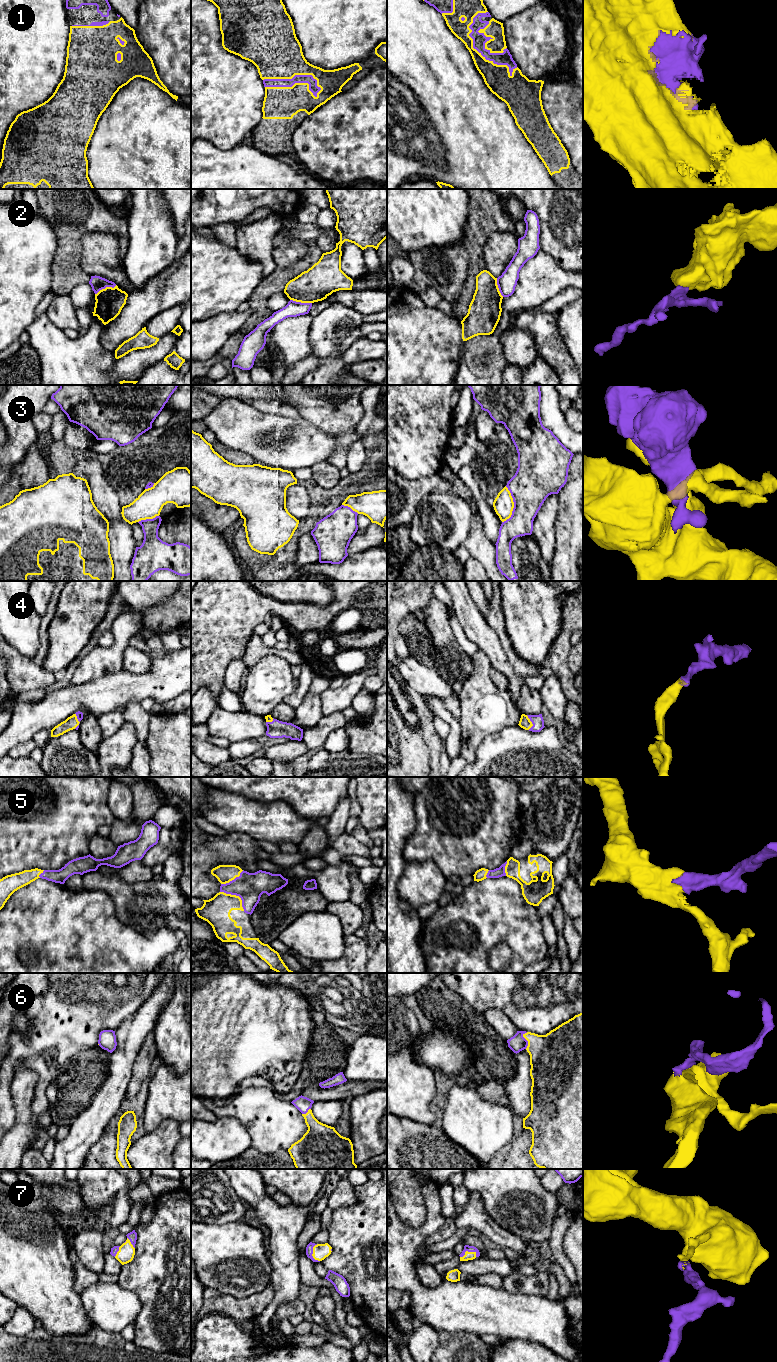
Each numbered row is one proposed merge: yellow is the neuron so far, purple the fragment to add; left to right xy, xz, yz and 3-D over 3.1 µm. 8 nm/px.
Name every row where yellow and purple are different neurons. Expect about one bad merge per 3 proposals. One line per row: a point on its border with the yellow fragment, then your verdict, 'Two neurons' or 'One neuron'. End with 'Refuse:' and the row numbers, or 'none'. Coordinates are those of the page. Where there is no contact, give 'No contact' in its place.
1: Touches yellow at xz (294, 75). One neuron
2: Touches yellow at xz (301, 302). Two neurons
3: Touches yellow at yz (513, 505). Two neurons
4: Touches yellow at yz (531, 722). One neuron
5: Touches yellow at xz (235, 895). One neuron
6: Touches yellow at yz (526, 1039). One neuron
7: Touches yellow at yz (467, 1251). One neuron
Refuse: 2, 3

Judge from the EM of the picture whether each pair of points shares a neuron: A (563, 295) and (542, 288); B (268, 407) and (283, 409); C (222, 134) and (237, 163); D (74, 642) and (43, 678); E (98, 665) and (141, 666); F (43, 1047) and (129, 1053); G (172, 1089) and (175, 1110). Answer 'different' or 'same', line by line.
A: different
B: same
C: different
D: different
E: different
F: different
G: same

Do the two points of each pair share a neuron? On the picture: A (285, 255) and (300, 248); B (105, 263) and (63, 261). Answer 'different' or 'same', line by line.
A: same
B: different

